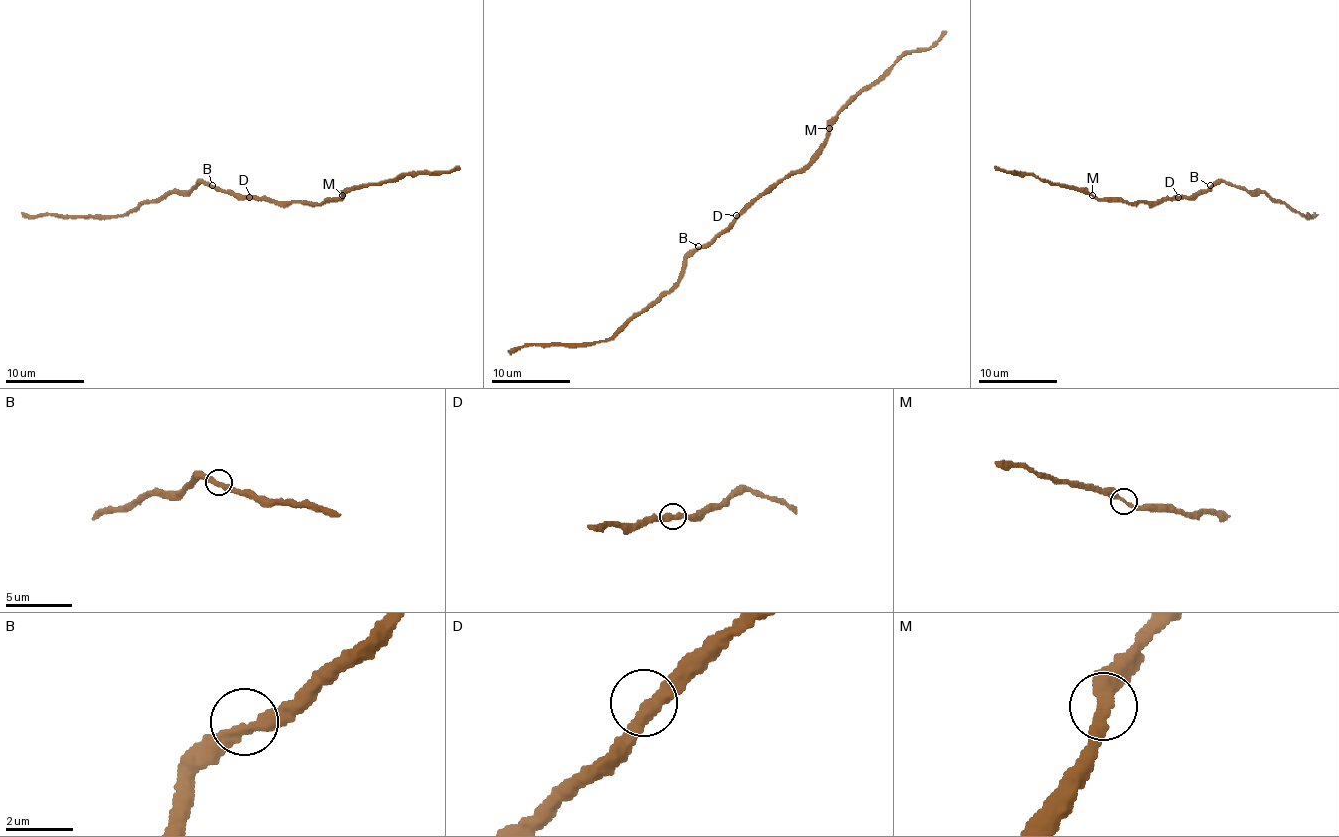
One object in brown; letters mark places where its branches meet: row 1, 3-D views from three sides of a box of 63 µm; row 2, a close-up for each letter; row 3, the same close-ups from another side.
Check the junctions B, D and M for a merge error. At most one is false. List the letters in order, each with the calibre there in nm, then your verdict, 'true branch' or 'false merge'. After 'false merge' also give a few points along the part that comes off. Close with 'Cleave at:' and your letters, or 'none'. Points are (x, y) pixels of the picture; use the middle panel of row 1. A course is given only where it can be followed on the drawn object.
B: 360 nm | true branch
D: 360 nm | true branch
M: 340 nm | true branch
Cleave at: none

